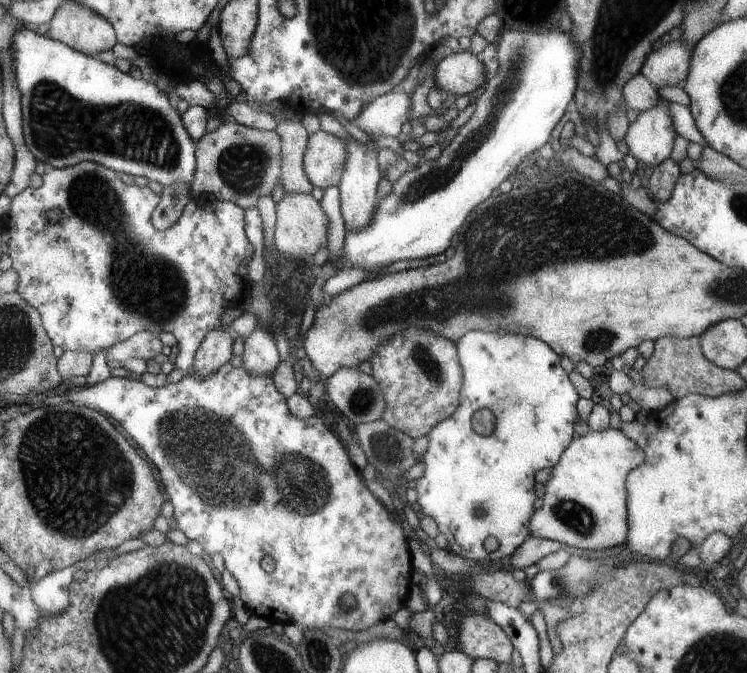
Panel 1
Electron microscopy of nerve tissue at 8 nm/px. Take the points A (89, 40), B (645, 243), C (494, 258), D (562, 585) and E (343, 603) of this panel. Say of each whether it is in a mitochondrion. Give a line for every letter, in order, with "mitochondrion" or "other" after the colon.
A: other
B: mitochondrion
C: mitochondrion
D: mitochondrion
E: other

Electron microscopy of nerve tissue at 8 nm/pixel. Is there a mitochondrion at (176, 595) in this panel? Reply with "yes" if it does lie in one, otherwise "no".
yes

